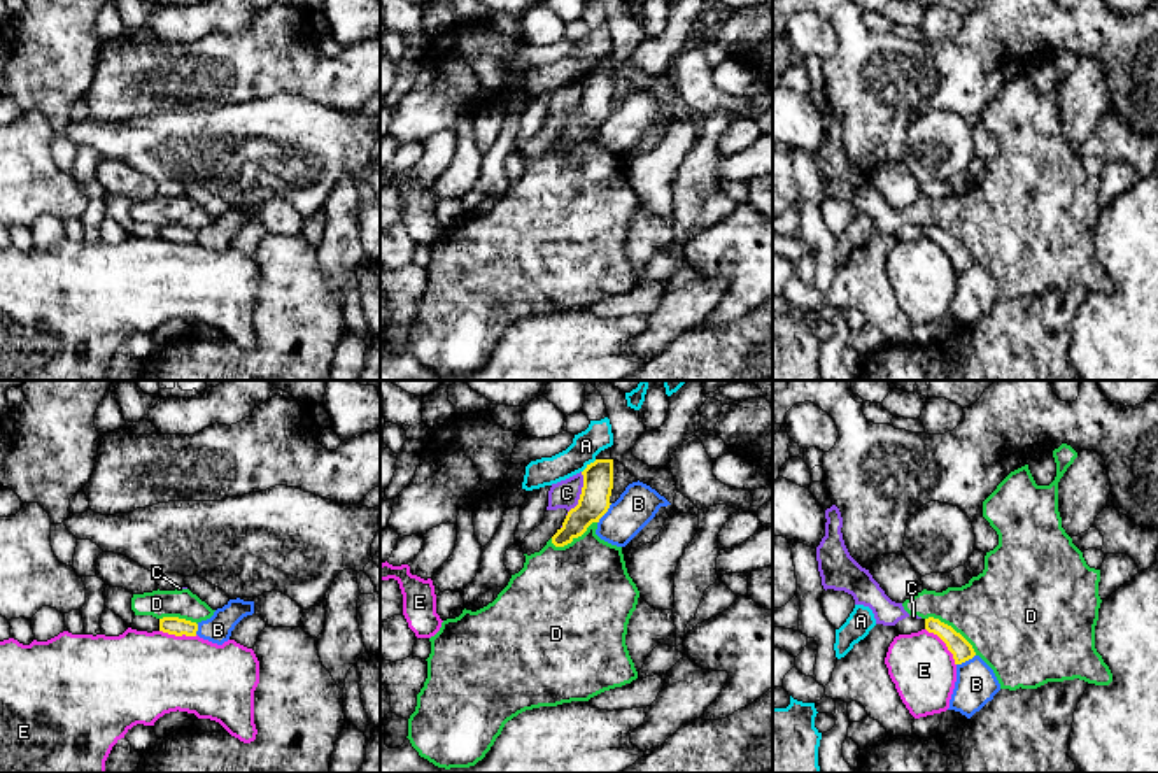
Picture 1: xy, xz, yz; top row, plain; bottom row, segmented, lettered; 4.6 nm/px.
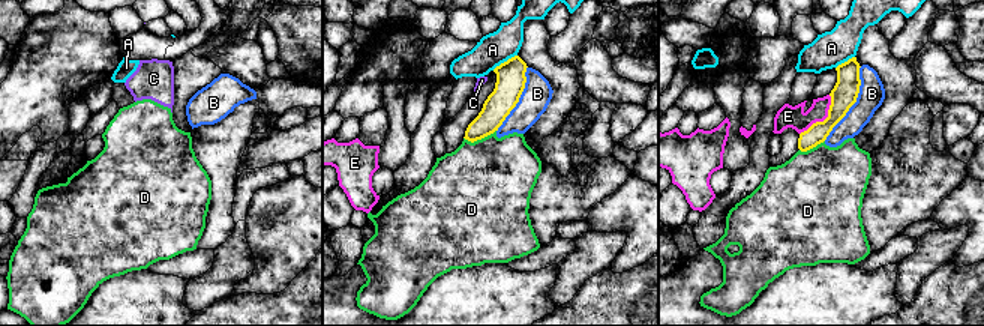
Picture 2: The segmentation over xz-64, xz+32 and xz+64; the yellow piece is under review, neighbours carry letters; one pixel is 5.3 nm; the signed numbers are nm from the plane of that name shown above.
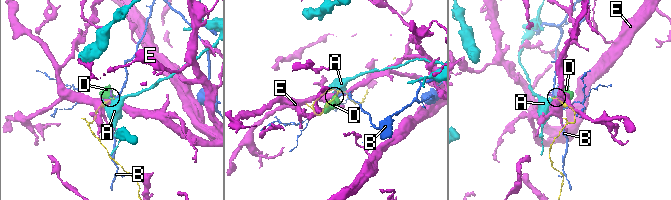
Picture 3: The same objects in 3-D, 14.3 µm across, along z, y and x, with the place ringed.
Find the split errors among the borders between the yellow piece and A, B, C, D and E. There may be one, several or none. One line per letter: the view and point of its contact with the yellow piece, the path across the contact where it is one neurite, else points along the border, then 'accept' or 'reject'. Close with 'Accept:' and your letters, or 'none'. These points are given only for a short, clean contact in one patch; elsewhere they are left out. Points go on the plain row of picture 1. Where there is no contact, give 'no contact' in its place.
A: contact xz (589, 72); border xz (596, 67), (582, 79); reject
B: contact xz (605, 120); reject
C: contact xz (580, 102); border xz (582, 79), (580, 106), (566, 123); reject
D: contact yz (952, 235); reject
E: contact yz (946, 253); reject
Accept: none

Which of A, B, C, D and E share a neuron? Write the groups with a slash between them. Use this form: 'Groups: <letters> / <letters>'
Groups: A / B / C D / E

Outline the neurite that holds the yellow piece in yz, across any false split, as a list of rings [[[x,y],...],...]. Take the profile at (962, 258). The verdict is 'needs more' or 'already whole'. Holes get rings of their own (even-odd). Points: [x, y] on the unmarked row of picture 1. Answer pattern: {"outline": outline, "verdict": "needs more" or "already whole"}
{"outline": [[[925,226],[925,237],[937,242],[953,261],[955,272],[962,272],[976,263],[972,252],[957,240],[951,233],[941,230],[939,226]]], "verdict": "already whole"}

